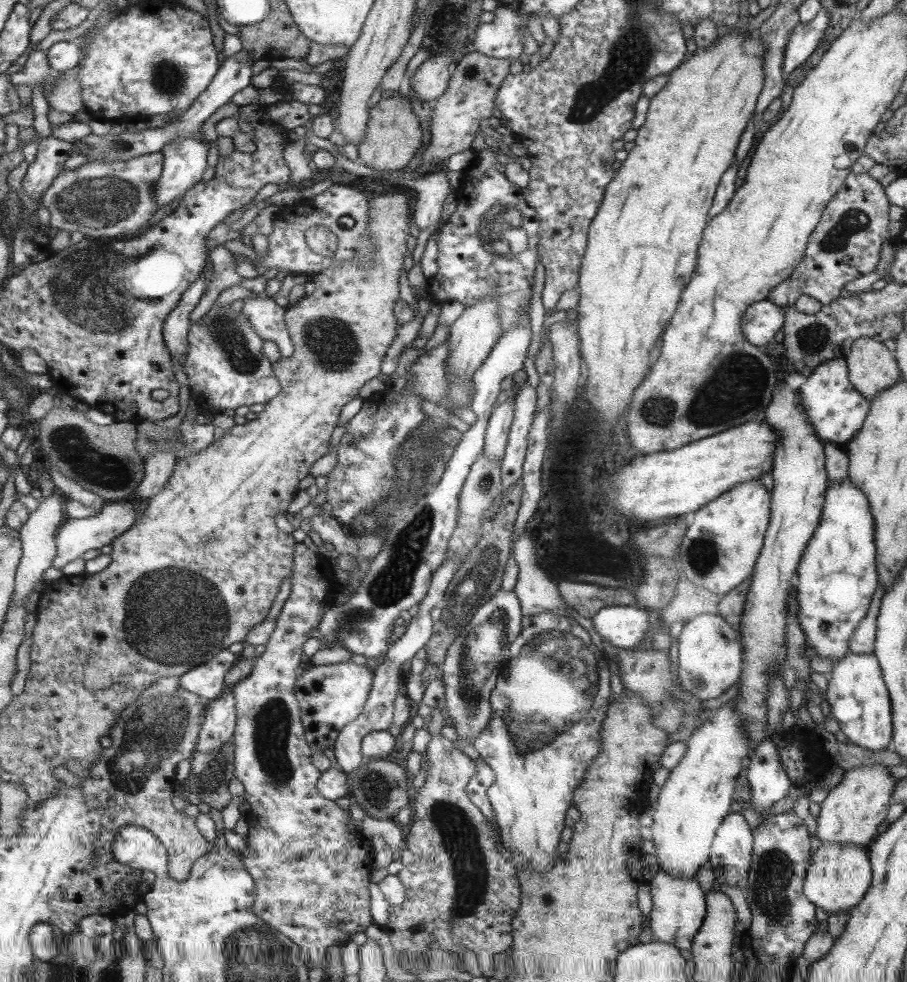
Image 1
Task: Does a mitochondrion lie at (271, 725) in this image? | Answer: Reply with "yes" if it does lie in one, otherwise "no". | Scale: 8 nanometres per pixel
yes

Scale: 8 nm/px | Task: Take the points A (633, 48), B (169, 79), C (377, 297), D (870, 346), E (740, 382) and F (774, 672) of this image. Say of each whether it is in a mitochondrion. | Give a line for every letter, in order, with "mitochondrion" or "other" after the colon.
A: mitochondrion
B: mitochondrion
C: other
D: other
E: mitochondrion
F: other

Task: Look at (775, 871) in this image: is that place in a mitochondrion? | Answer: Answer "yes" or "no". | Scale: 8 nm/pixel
yes

